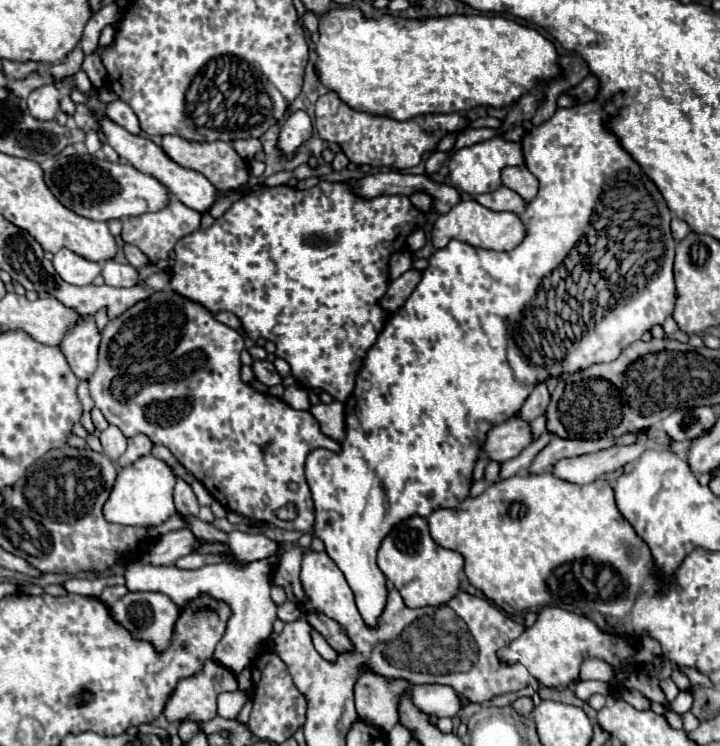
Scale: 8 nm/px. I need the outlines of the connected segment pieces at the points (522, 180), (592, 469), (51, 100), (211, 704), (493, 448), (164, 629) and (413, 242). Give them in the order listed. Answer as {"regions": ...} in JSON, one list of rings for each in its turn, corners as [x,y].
{"regions":[[[[506,166],[502,170],[502,184],[518,192],[526,202],[538,194],[538,180],[526,166]]],[[[644,436],[638,438],[632,446],[612,446],[602,452],[574,456],[574,458],[562,458],[558,464],[554,464],[552,474],[564,482],[572,484],[590,484],[596,478],[600,478],[606,472],[612,472],[626,462],[638,460],[638,456],[648,448],[648,440]]],[[[54,84],[36,88],[28,96],[28,110],[38,120],[52,120],[58,112],[60,102],[60,90]]],[[[206,660],[204,666],[188,678],[178,680],[176,688],[172,690],[170,698],[166,700],[164,706],[164,716],[168,722],[176,722],[176,720],[194,720],[194,722],[204,722],[204,720],[212,720],[216,716],[216,696],[220,692],[232,692],[238,690],[238,682],[234,672],[230,672],[228,668],[222,668],[222,664],[218,664],[216,660]]],[[[512,416],[510,420],[494,426],[488,432],[484,450],[490,456],[490,460],[506,462],[518,456],[532,442],[534,442],[534,436],[530,430],[530,422],[522,420],[520,416]]],[[[132,592],[130,598],[126,594],[110,608],[110,616],[118,624],[122,624],[136,640],[146,640],[154,644],[156,652],[164,652],[170,646],[178,614],[180,614],[180,608],[168,596],[158,592]]],[[[416,229],[409,237],[408,237],[408,245],[412,251],[417,251],[420,248],[424,247],[426,244],[426,236],[422,229]]]]}

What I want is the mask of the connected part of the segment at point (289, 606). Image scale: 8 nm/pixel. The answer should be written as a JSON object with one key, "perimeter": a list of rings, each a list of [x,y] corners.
{"perimeter":[[[286,600],[284,604],[278,606],[278,618],[280,618],[282,622],[292,622],[292,620],[296,620],[298,616],[300,616],[300,610],[298,610],[298,606],[296,606],[294,602]]]}

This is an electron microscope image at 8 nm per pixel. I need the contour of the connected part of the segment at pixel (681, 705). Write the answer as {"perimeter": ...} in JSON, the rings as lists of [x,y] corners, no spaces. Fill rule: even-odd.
{"perimeter":[[[693,690],[690,692],[680,691],[673,701],[668,702],[666,708],[680,715],[690,711],[693,703],[692,692]]]}

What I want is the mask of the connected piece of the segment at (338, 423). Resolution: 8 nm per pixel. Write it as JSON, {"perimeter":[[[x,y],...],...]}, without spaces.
{"perimeter":[[[334,400],[330,404],[318,404],[310,408],[310,414],[318,420],[322,432],[336,442],[342,442],[346,436],[346,426],[344,426],[344,404]]]}

